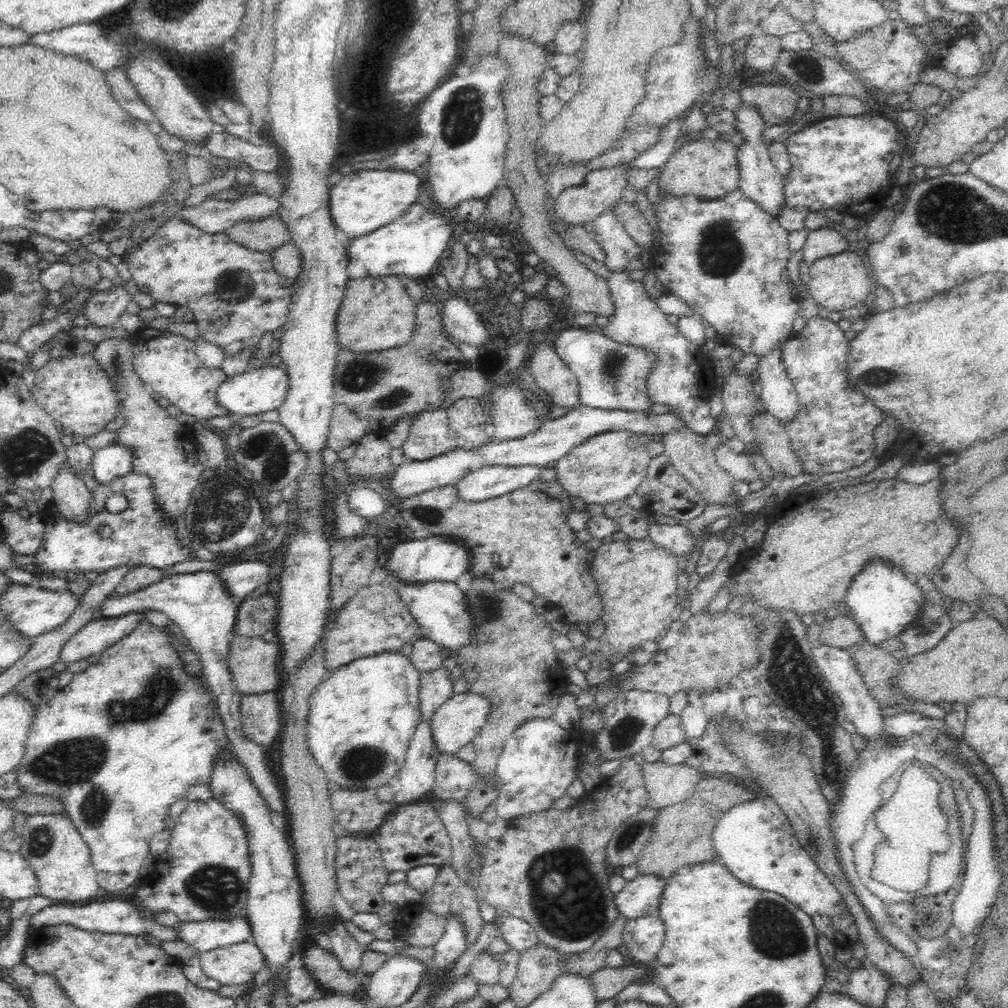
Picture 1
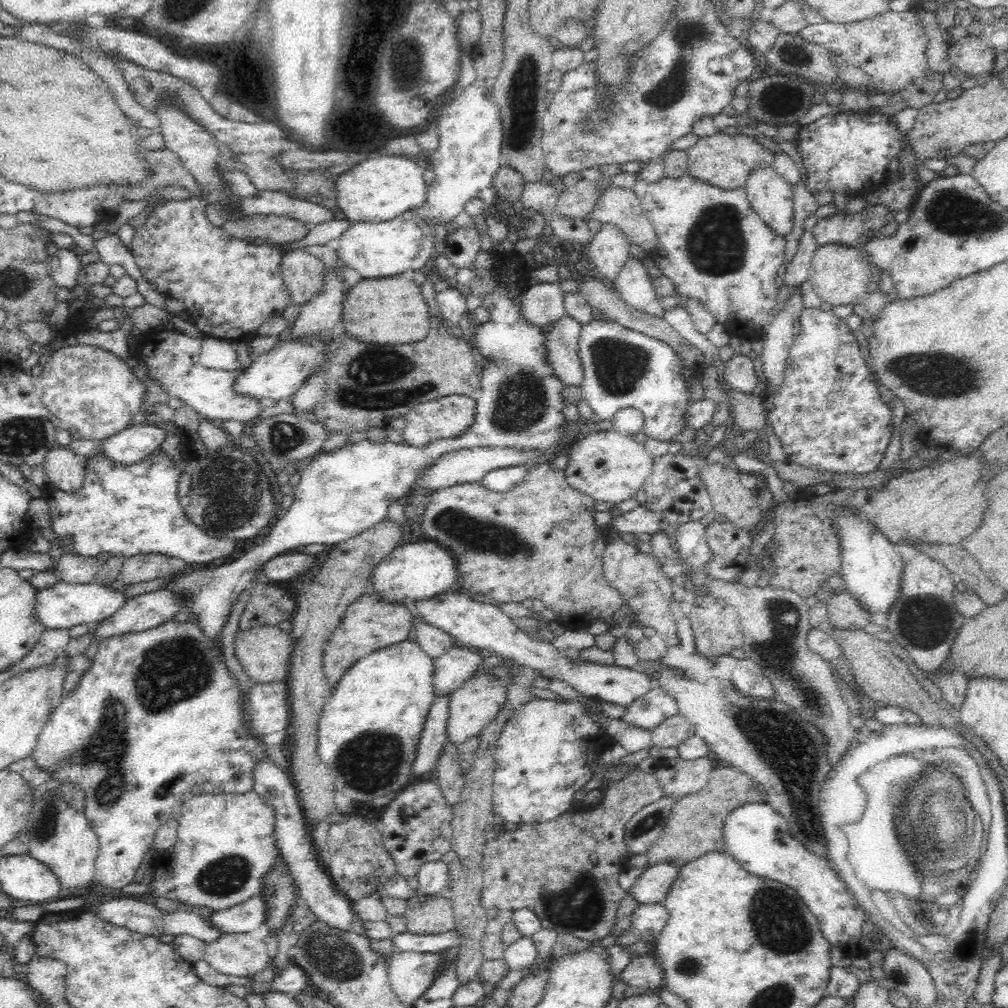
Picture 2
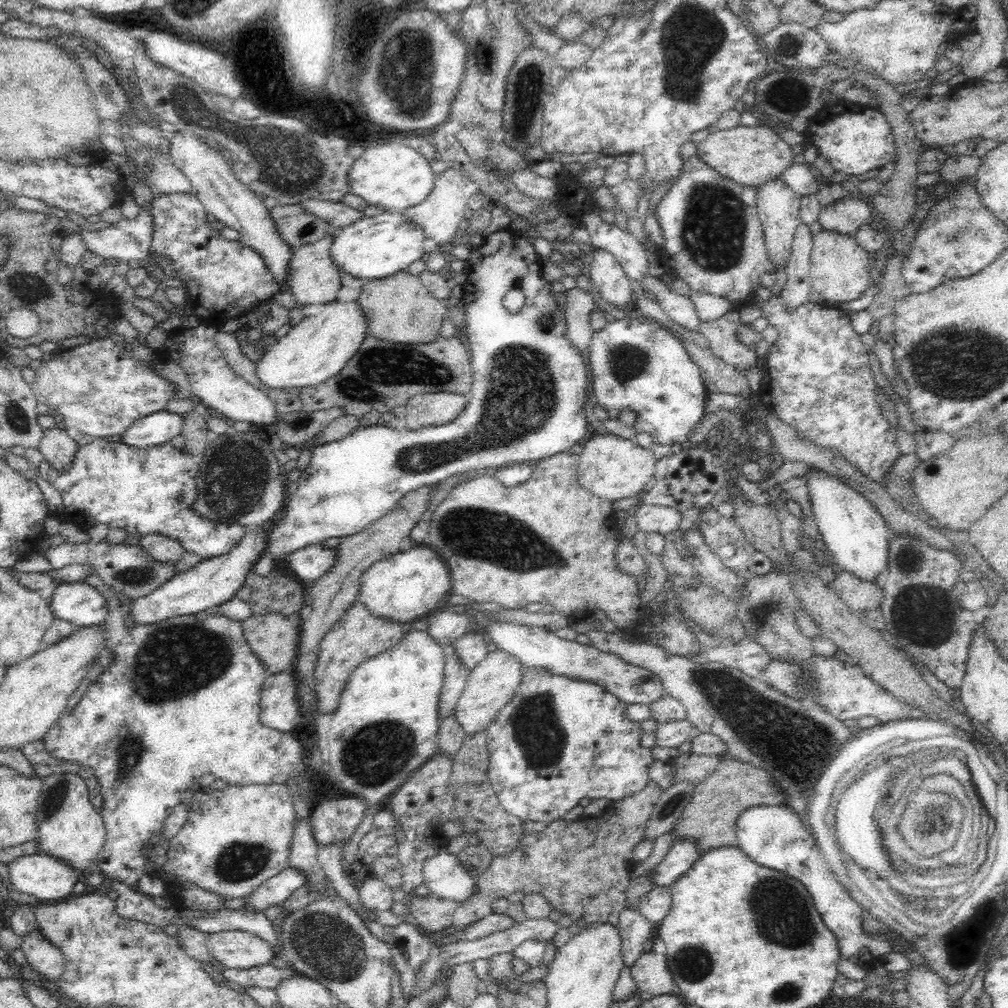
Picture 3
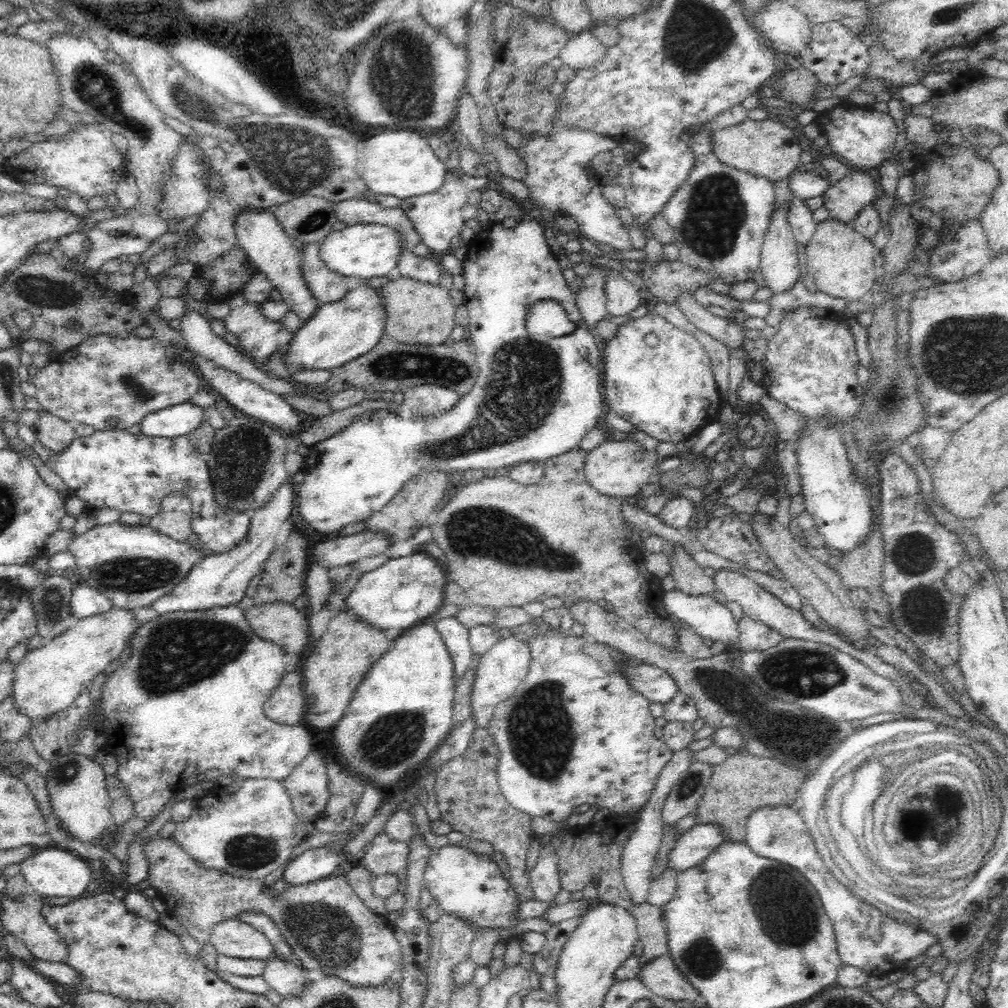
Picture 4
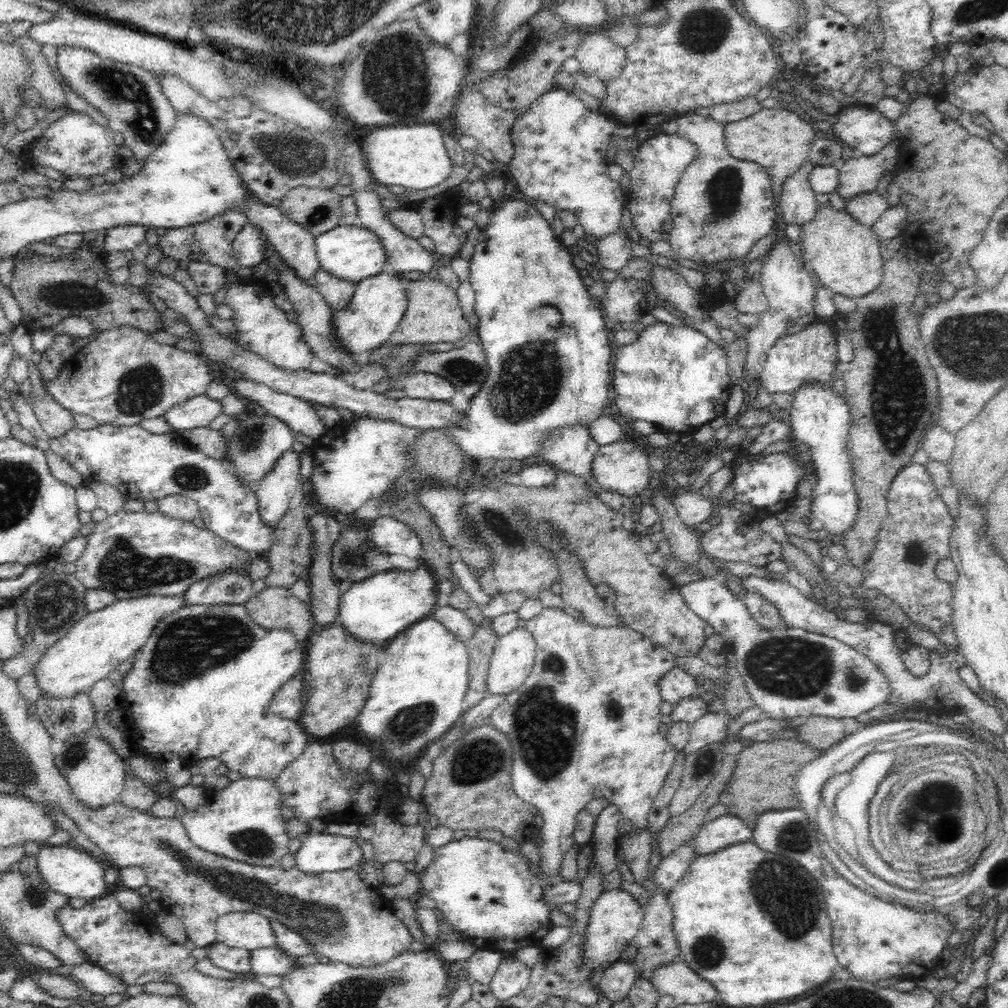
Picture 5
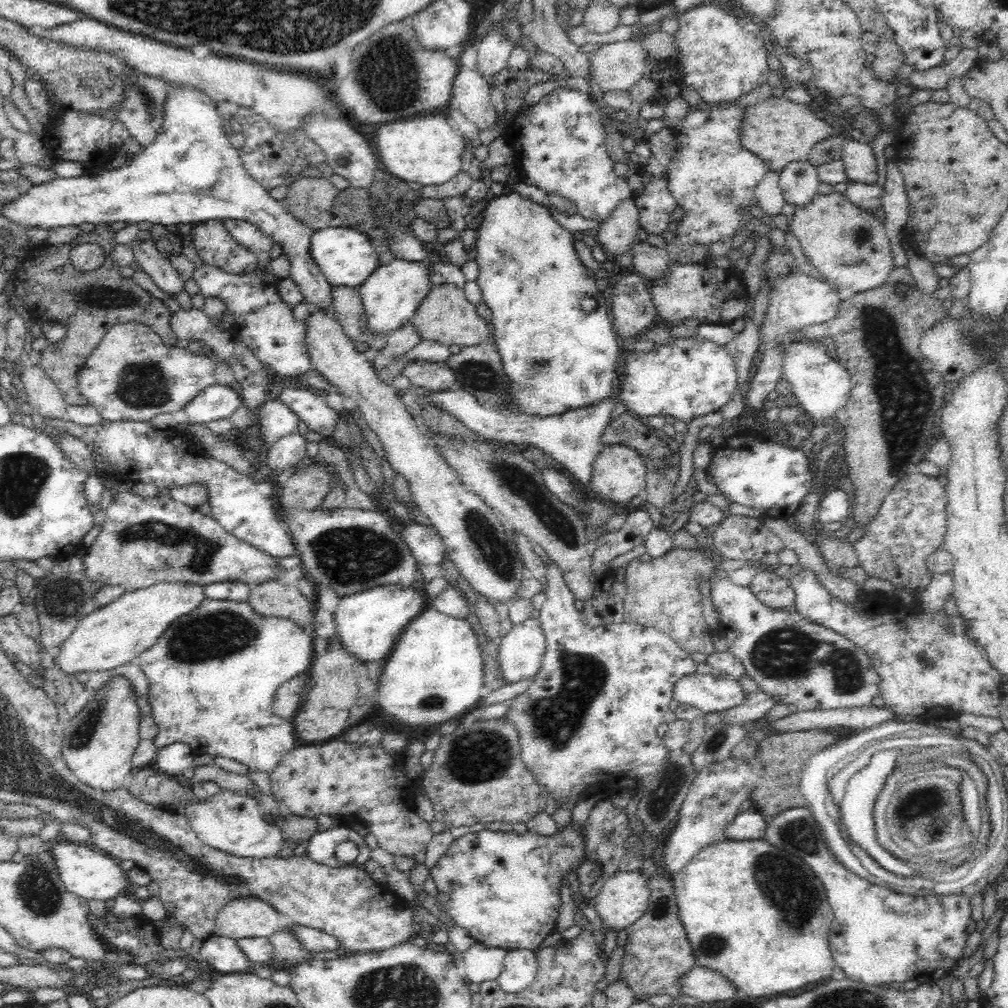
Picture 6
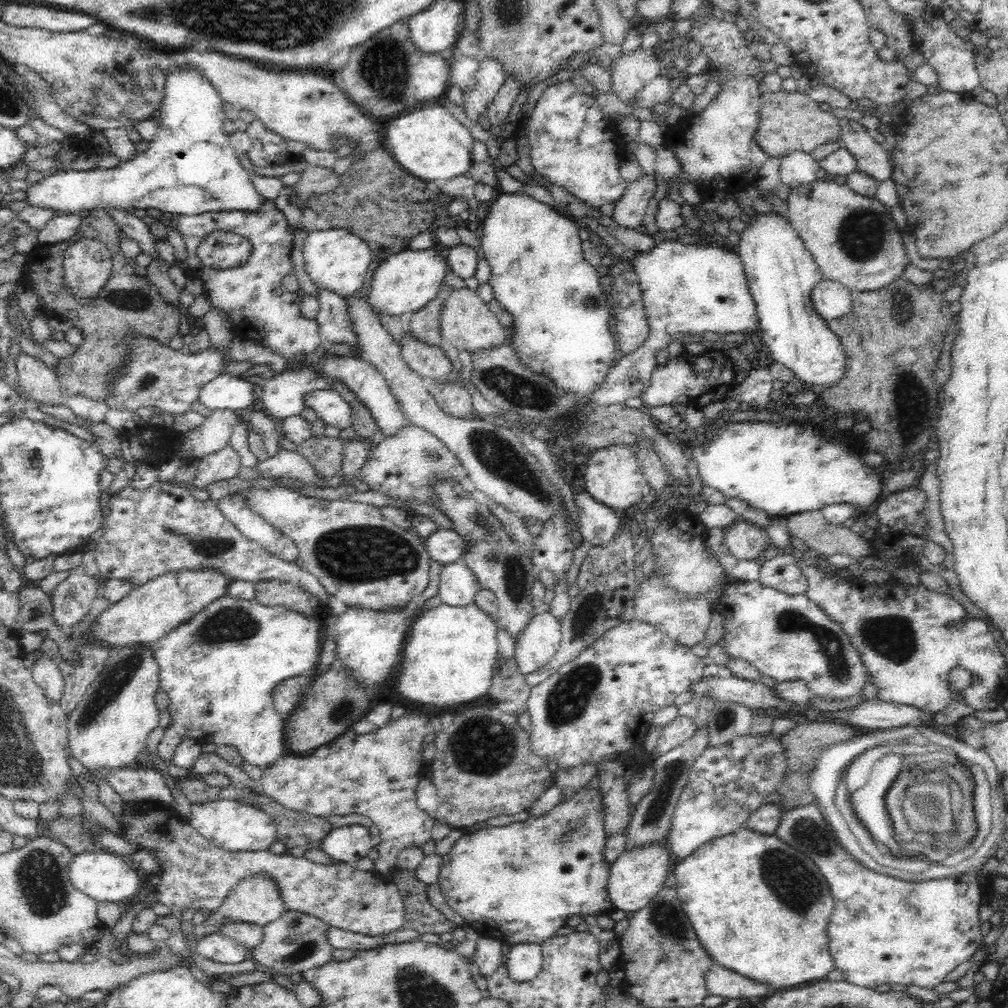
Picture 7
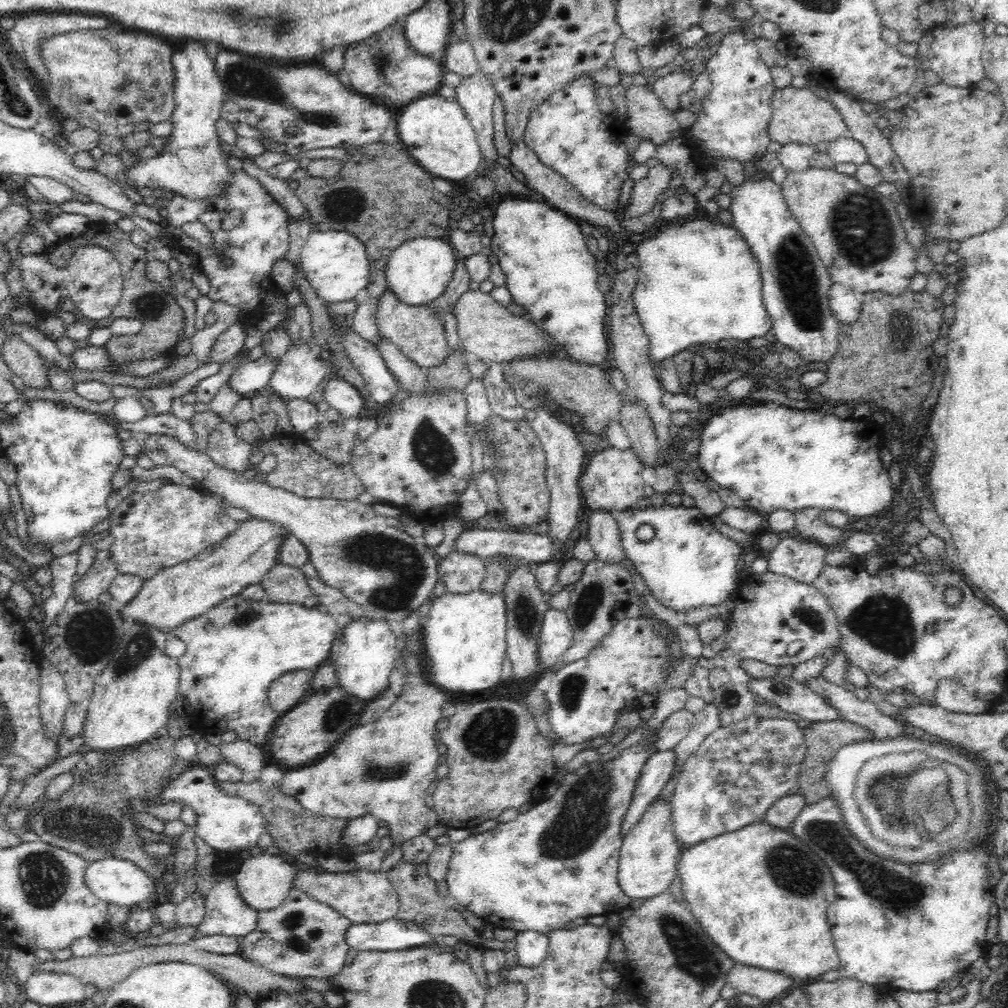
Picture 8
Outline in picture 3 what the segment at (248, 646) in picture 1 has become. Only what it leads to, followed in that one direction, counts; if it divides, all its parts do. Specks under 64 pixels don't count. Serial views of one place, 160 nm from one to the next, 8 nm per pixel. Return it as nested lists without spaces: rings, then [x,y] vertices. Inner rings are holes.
[[[271,613],[265,616],[250,616],[242,622],[243,635],[247,644],[250,645],[254,656],[258,657],[268,670],[268,674],[282,673],[282,670],[291,670],[297,659],[301,619],[292,621],[289,616]]]

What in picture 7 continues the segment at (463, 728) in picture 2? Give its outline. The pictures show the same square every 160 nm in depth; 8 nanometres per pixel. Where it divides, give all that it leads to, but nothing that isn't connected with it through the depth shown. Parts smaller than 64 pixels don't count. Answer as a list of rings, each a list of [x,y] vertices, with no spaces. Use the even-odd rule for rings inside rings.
[[[550,612],[536,614],[513,640],[514,659],[526,676],[542,668],[561,645],[561,625]]]

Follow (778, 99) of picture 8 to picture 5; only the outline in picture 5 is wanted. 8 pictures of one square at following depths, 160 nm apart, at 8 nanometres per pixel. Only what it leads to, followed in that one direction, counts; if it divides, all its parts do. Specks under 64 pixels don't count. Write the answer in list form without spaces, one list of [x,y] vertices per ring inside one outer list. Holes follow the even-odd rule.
[[[785,105],[760,109],[756,114],[751,114],[739,122],[726,123],[725,132],[725,145],[731,156],[759,164],[772,176],[776,194],[782,192],[786,178],[804,164],[810,154],[810,143],[812,145],[816,138],[811,124],[798,117],[796,112],[786,109]]]

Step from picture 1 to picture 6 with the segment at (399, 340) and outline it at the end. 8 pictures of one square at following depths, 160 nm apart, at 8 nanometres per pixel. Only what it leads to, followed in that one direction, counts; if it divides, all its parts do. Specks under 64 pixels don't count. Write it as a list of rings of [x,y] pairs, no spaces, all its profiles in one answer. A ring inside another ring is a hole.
[[[448,283],[430,287],[410,323],[424,340],[434,340],[446,346],[458,344],[463,348],[492,341],[491,325],[476,313],[476,305],[464,297],[464,289]]]

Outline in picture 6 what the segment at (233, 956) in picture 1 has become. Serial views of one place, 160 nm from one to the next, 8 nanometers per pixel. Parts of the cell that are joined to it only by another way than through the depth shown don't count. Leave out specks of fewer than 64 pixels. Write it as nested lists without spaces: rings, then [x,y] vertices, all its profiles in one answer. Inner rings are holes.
[[[246,896],[230,900],[216,914],[214,934],[224,938],[270,938],[274,932],[292,926],[288,916],[283,916],[267,902]]]

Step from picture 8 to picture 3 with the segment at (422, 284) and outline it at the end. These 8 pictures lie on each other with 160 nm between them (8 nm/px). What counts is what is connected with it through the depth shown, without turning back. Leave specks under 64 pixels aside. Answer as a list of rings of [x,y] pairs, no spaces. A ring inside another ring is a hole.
[[[336,300],[327,303],[322,311],[316,315],[304,317],[301,322],[291,327],[288,333],[280,337],[274,344],[268,346],[263,354],[257,357],[256,378],[267,386],[276,388],[277,392],[283,393],[286,388],[296,386],[296,388],[306,388],[316,386],[342,370],[354,356],[367,334],[366,317],[360,310],[357,300],[348,302],[338,302]]]

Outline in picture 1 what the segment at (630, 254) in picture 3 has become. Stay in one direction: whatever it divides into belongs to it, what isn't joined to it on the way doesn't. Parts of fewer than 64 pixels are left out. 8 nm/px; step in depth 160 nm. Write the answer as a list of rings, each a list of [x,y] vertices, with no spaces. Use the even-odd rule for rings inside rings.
[[[626,270],[612,273],[607,278],[607,281],[611,290],[611,299],[613,300],[615,311],[611,317],[605,320],[603,333],[620,344],[639,346],[640,349],[650,350],[656,355],[655,363],[647,376],[646,394],[648,394],[650,402],[652,404],[669,406],[669,412],[672,412],[680,420],[683,420],[685,426],[692,432],[700,435],[712,433],[718,424],[716,417],[710,413],[710,404],[708,404],[707,399],[710,398],[708,396],[710,394],[708,386],[712,384],[712,380],[708,380],[708,378],[712,378],[712,376],[704,374],[704,372],[708,372],[708,366],[706,366],[706,360],[702,358],[703,352],[701,351],[698,354],[700,347],[692,344],[685,336],[680,334],[677,326],[667,319],[668,315],[660,310],[657,302],[646,295],[642,282],[630,279]]]

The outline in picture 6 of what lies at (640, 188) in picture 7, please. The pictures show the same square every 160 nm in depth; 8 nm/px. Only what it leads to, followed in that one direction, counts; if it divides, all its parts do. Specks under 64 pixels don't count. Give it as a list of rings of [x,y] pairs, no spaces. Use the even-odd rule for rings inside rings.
[[[630,198],[597,227],[596,240],[609,258],[614,260],[618,254],[630,251],[632,244],[642,236],[639,215],[634,198]]]

